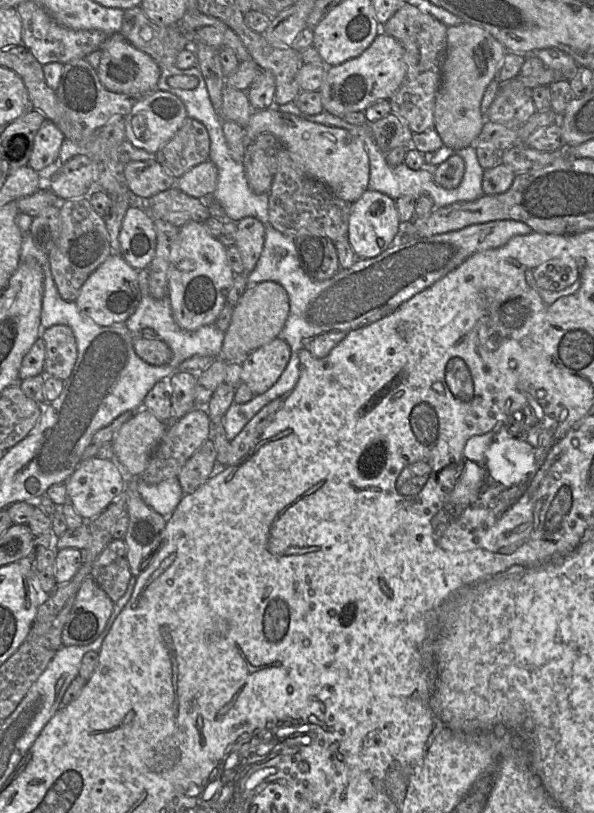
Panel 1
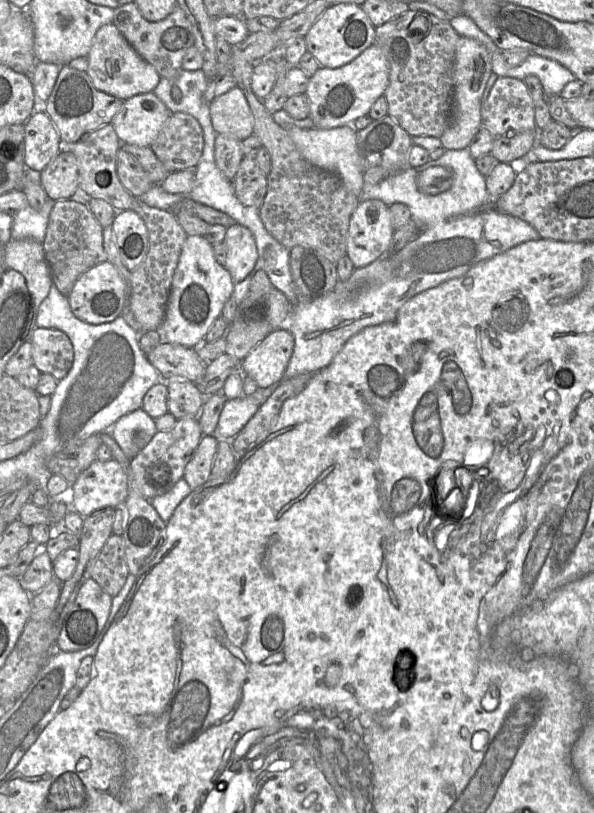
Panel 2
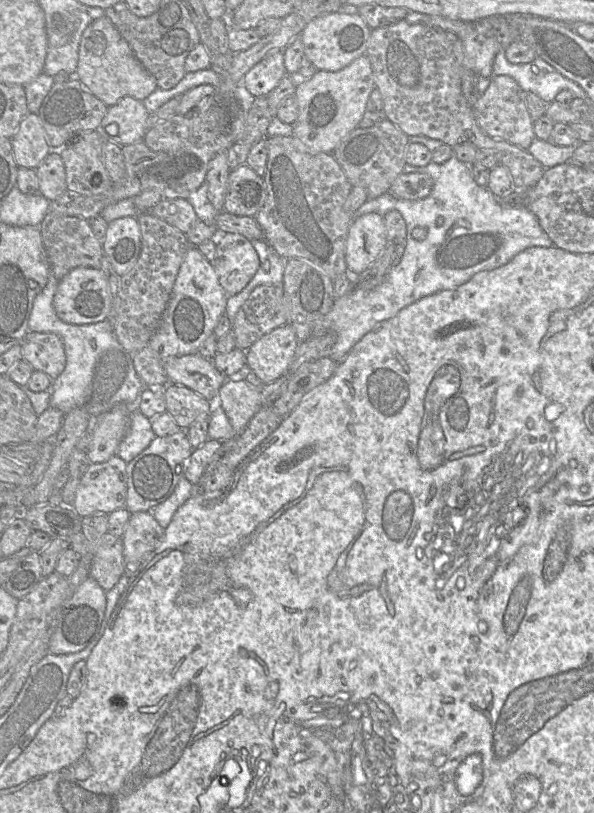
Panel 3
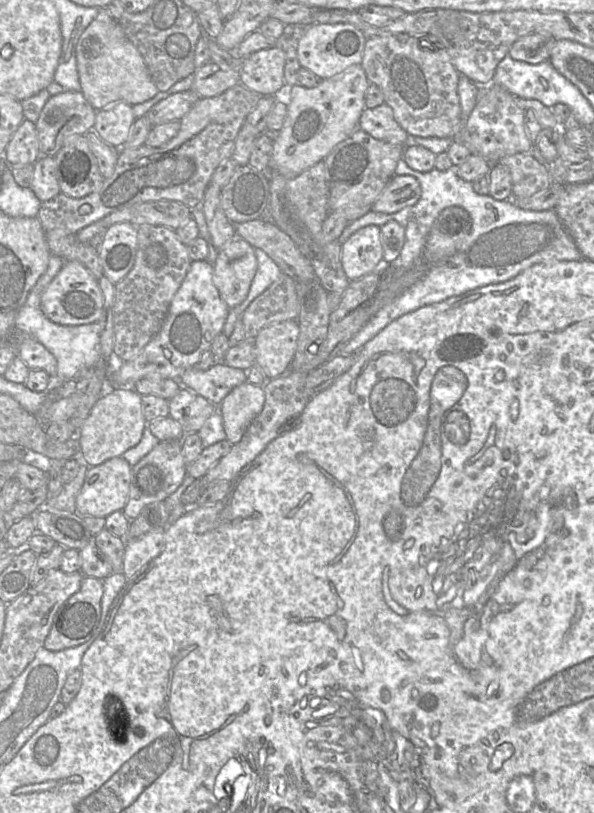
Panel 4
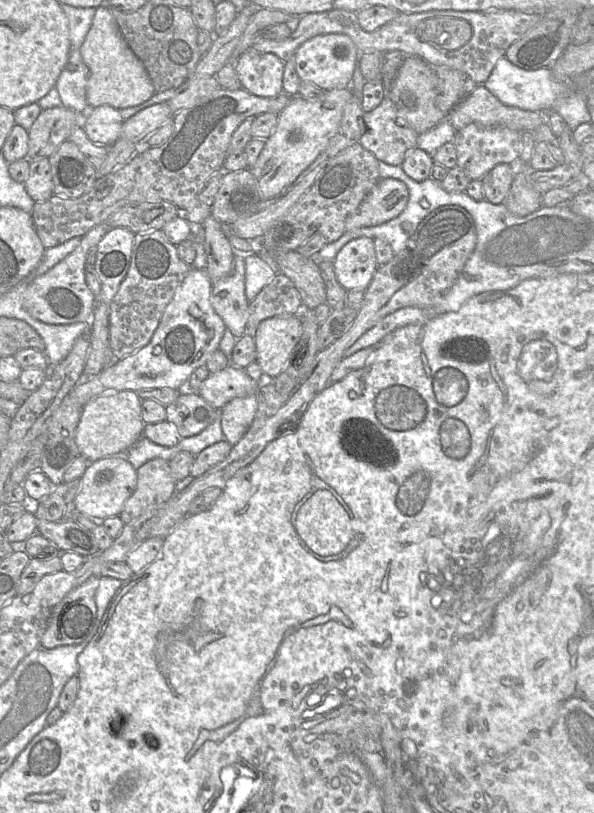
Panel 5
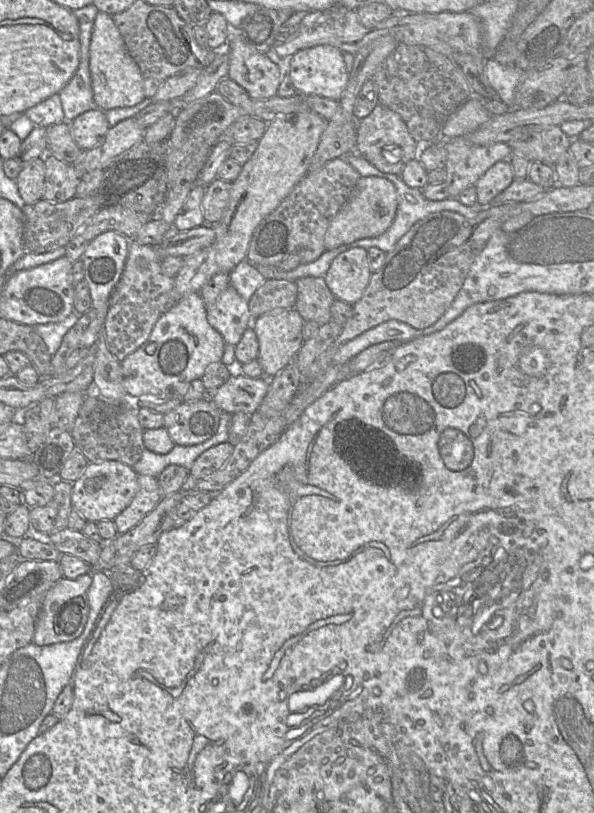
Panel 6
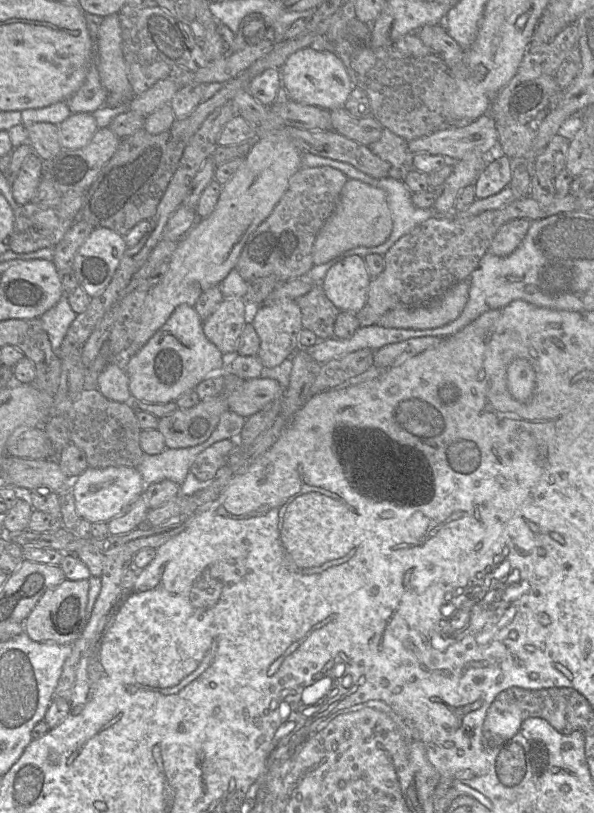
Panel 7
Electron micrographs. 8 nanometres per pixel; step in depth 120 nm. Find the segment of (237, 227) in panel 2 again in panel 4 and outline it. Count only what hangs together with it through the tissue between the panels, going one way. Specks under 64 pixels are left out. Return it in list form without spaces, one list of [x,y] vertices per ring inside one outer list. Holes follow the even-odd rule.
[[[239,236],[217,251],[213,264],[213,283],[229,309],[245,300],[257,267],[254,247]]]

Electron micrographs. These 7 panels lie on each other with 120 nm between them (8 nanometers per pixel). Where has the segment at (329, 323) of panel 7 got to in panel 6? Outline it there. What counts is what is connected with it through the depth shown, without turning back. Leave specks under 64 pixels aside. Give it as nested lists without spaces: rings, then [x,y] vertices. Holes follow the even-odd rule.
[[[303,277],[295,281],[298,289],[295,309],[306,321],[315,321],[321,326],[331,321],[331,306],[335,300],[334,295],[328,288],[324,277]]]

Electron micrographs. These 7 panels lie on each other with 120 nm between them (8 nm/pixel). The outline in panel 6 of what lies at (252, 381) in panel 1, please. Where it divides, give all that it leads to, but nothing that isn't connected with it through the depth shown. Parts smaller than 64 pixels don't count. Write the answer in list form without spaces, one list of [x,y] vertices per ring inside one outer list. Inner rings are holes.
[[[283,309],[252,318],[250,327],[253,328],[259,342],[257,360],[262,367],[263,375],[277,375],[292,359],[296,358],[304,340],[303,327],[305,320],[295,309]]]

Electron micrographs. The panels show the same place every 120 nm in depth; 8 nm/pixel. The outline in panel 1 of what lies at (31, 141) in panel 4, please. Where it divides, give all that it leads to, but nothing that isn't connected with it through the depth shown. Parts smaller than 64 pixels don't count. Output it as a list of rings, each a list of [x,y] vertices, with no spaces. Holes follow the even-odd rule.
[[[46,119],[35,135],[28,165],[39,172],[58,162],[64,140],[65,136],[58,126]]]

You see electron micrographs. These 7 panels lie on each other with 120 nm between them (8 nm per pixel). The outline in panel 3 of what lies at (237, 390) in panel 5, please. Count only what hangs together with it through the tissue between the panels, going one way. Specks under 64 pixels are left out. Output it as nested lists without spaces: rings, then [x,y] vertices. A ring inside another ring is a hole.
[[[198,352],[162,360],[169,382],[185,386],[212,403],[217,403],[220,388],[227,380],[212,359]]]

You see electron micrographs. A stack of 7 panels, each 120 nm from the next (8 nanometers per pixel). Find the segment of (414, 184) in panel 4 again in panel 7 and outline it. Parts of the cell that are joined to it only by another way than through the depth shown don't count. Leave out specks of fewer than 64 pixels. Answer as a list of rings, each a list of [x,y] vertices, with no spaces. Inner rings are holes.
[[[348,179],[342,188],[338,204],[320,229],[312,249],[313,265],[321,265],[356,248],[383,244],[392,231],[392,214],[385,192],[356,179]]]

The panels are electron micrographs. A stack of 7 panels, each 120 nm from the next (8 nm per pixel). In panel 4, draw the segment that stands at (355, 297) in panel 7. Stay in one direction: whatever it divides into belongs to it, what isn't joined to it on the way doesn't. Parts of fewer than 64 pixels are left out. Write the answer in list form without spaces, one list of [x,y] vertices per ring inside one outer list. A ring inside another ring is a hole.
[[[369,225],[352,234],[342,244],[341,262],[350,281],[378,271],[383,264],[381,227]]]

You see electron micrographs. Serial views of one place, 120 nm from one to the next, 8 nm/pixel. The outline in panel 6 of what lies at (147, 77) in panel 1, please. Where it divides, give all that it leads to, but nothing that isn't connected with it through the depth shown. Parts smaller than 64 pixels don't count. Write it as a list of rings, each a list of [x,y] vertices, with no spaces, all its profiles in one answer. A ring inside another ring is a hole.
[[[101,11],[97,13],[92,31],[89,67],[97,108],[107,111],[120,107],[132,107],[145,99],[141,70],[129,54],[112,16]]]

